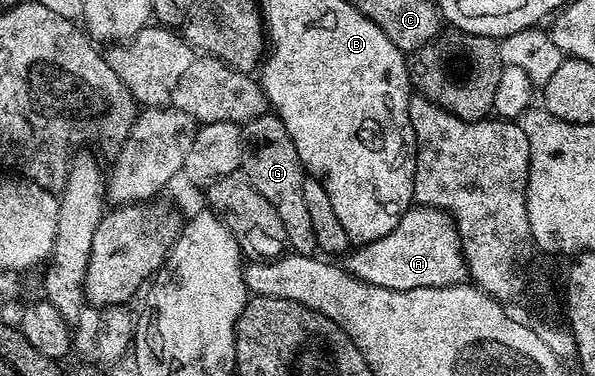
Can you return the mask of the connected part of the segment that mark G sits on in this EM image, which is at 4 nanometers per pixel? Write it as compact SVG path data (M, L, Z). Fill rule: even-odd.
M273 112L261 113L256 119L242 125L242 169L248 175L252 187L272 203L284 231L288 231L288 246L293 252L314 255L319 252L316 235L312 228L312 219L308 206L304 203L304 179L307 174L296 155L296 143L288 135L288 127Z

